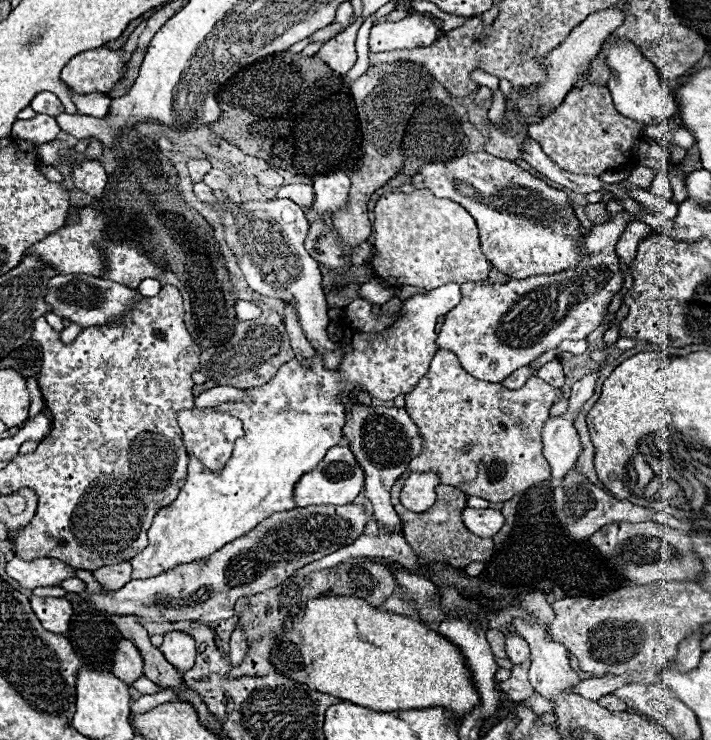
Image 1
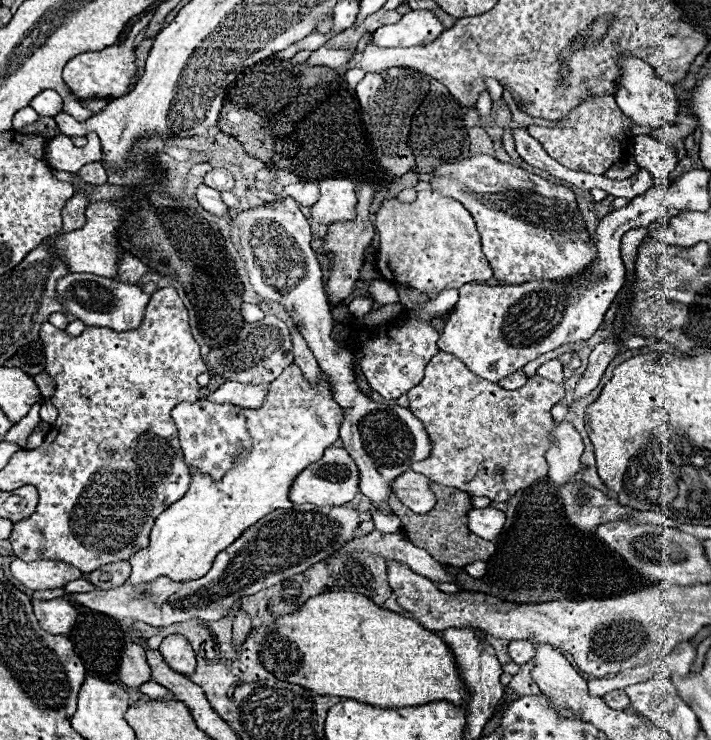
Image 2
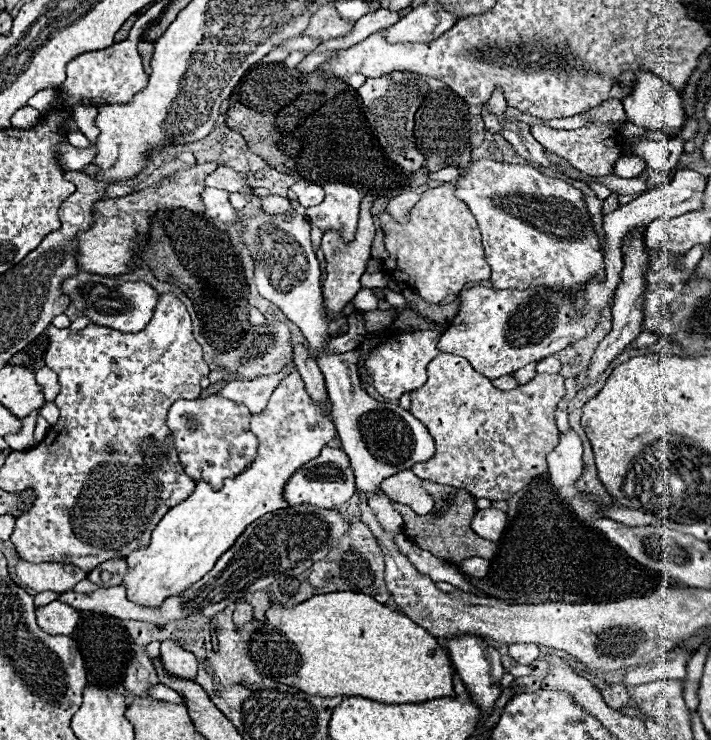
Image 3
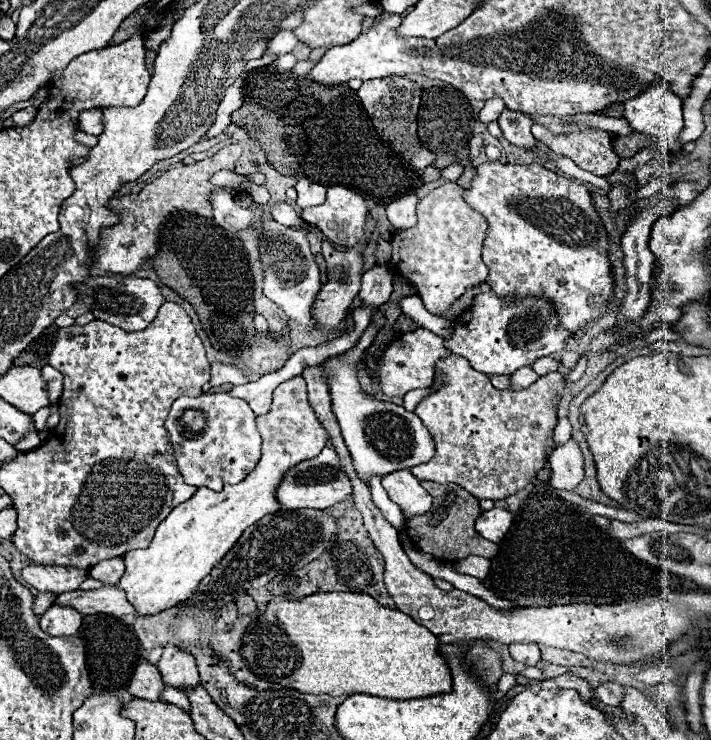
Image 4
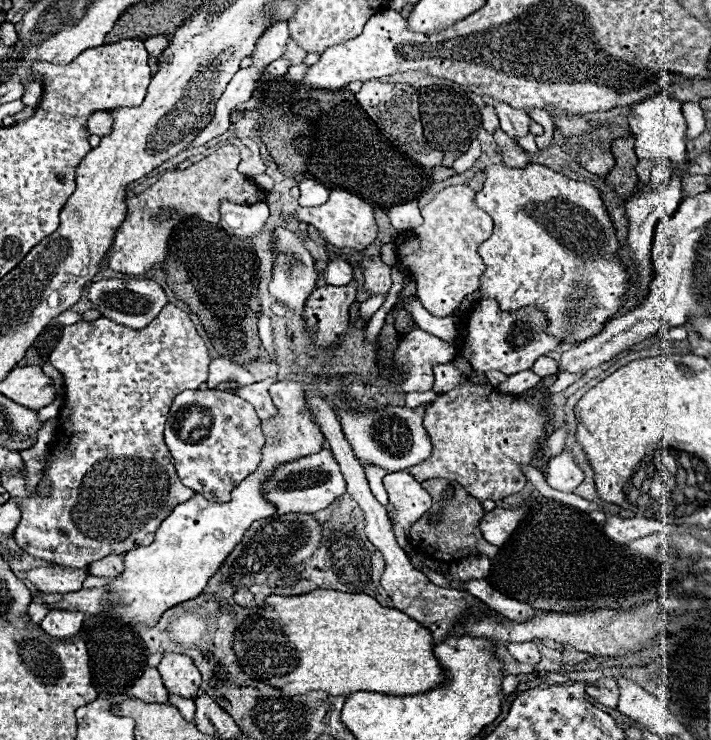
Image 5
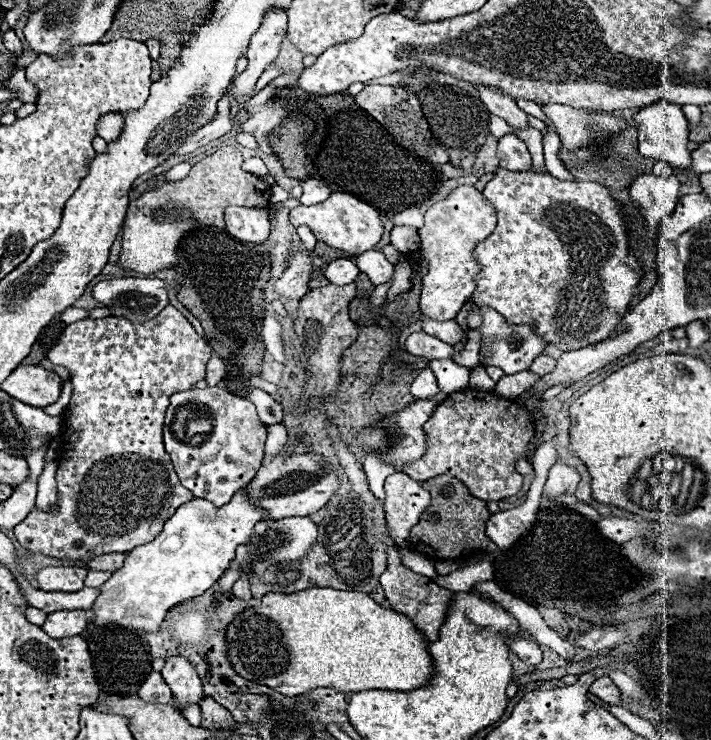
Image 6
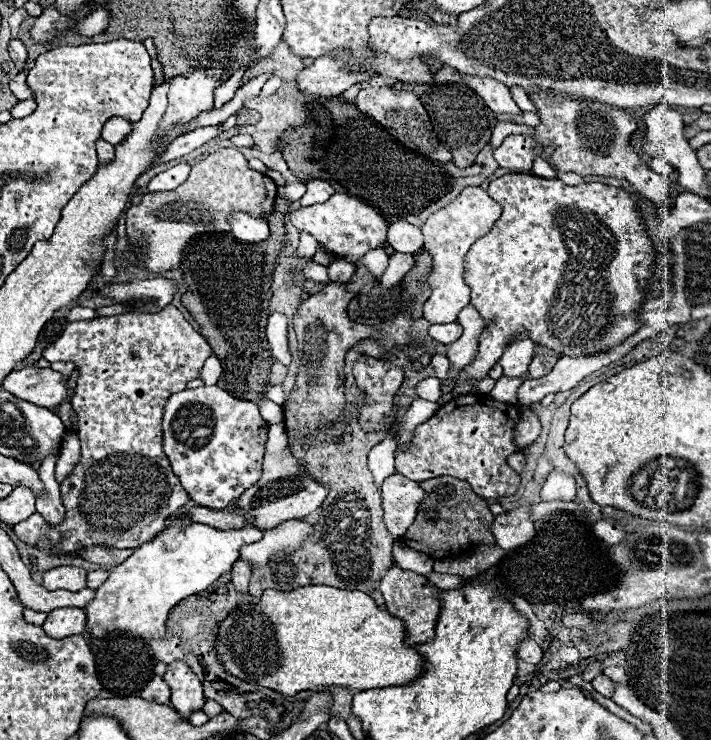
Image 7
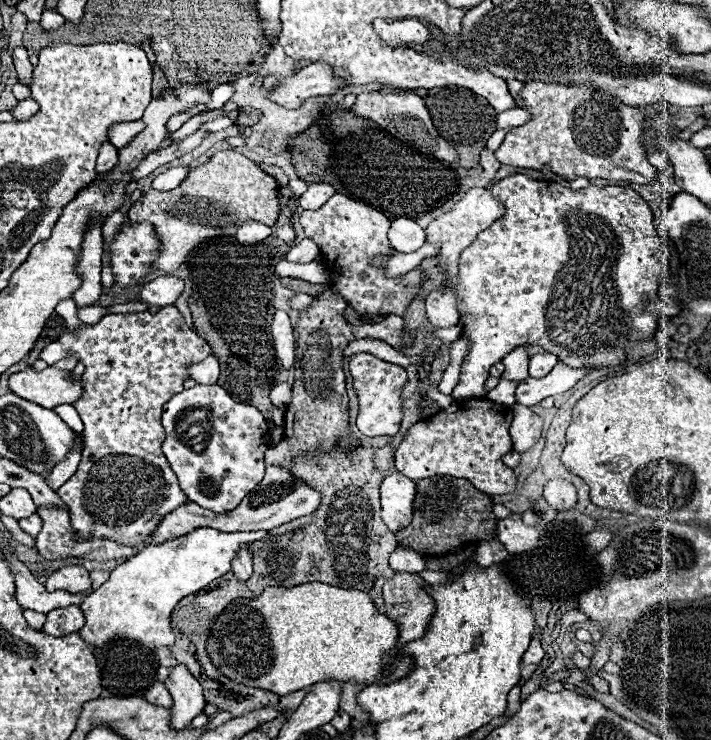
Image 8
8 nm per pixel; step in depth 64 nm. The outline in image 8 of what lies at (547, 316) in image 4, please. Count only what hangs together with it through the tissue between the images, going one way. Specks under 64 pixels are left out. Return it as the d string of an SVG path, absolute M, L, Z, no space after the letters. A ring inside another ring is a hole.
M518 346L514 348L510 354L506 354L502 358L502 364L506 366L502 378L506 380L514 380L514 382L520 382L524 378L528 378L528 362L530 362L530 356L528 356L528 346Z

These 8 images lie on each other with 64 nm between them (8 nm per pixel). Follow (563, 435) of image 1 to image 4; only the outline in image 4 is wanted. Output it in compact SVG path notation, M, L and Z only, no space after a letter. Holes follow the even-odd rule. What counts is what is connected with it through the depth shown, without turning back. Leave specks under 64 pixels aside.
M572 438L566 444L558 446L548 456L548 464L550 464L550 470L552 470L548 484L556 490L572 490L584 478L582 452L580 452L578 442L572 440Z

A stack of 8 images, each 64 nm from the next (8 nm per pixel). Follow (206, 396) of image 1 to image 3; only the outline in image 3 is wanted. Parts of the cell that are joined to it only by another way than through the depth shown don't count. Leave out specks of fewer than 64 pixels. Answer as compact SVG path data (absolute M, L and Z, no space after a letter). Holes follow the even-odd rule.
M294 362L286 364L278 374L272 374L272 376L246 380L246 382L244 380L232 380L218 392L218 396L228 396L228 400L236 400L236 402L244 404L252 414L258 414L258 412L262 412L262 408L266 408L270 394L274 392L278 382L292 368L294 368Z

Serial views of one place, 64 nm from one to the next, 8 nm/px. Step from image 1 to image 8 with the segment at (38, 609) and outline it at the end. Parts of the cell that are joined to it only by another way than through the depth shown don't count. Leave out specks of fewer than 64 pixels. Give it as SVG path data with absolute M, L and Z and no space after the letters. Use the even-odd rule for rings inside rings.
M68 606L68 608L56 608L48 612L44 632L52 636L68 636L72 632L80 632L84 626L84 616L78 606Z

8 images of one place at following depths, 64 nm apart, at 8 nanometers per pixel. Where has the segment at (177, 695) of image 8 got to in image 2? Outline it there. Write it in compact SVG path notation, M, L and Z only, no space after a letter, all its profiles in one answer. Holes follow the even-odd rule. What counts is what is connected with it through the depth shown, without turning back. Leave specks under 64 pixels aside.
M172 634L172 636L164 638L158 650L162 652L164 660L170 664L172 670L176 670L184 676L194 672L196 656L194 656L194 650L192 650L192 646L188 644L188 640L184 636Z

